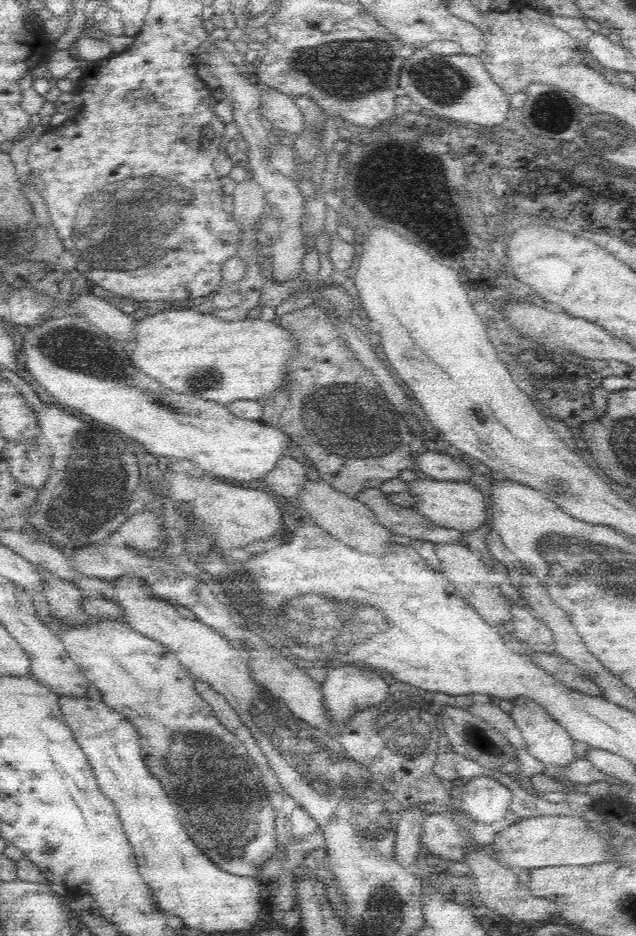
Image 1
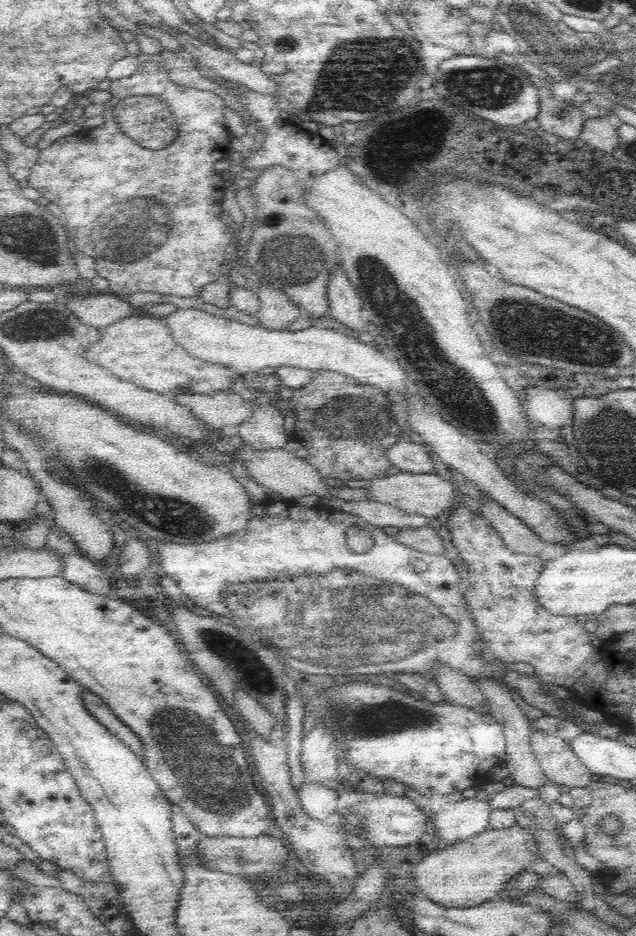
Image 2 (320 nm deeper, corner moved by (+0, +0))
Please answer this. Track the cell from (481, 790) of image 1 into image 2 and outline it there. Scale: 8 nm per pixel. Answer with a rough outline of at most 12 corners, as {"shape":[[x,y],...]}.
{"shape":[[475,797],[430,821],[438,851],[486,831],[490,807]]}

